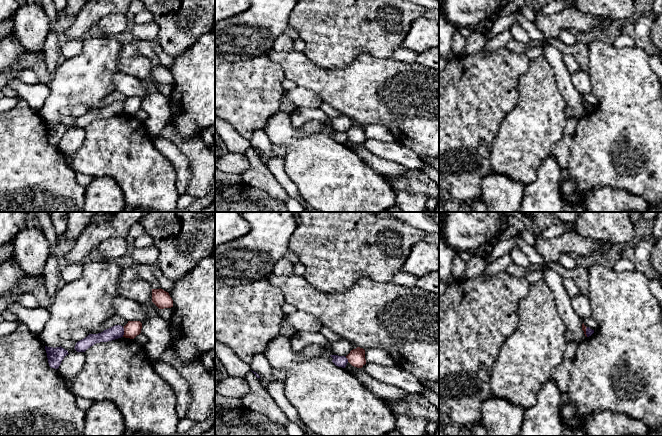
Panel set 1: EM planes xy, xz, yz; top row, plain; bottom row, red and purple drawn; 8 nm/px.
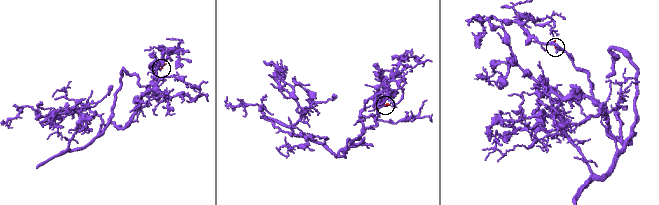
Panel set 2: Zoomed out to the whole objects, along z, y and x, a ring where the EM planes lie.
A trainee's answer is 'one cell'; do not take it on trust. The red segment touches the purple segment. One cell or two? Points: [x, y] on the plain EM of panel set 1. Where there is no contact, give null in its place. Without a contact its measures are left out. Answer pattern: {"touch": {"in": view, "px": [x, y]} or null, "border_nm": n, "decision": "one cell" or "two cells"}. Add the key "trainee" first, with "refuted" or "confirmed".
{"trainee": "confirmed", "touch": {"in": "xy", "px": [124, 108]}, "border_nm": 80, "decision": "one cell"}

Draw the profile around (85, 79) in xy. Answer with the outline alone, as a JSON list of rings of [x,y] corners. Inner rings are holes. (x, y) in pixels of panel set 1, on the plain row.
[[[112,36],[82,39],[82,51],[64,58],[50,78],[50,94],[39,110],[47,123],[60,123],[61,110],[85,105],[90,110],[104,107],[104,99],[115,91],[112,76],[119,68],[123,44]]]

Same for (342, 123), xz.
[[[340,115],[337,118],[330,118],[329,123],[319,120],[306,122],[301,128],[304,135],[309,135],[318,132],[338,131],[347,132],[352,126],[352,119],[347,115]]]

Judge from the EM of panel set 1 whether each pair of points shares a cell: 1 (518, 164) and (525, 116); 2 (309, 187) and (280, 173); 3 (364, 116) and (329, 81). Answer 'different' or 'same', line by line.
1: same
2: different
3: same

